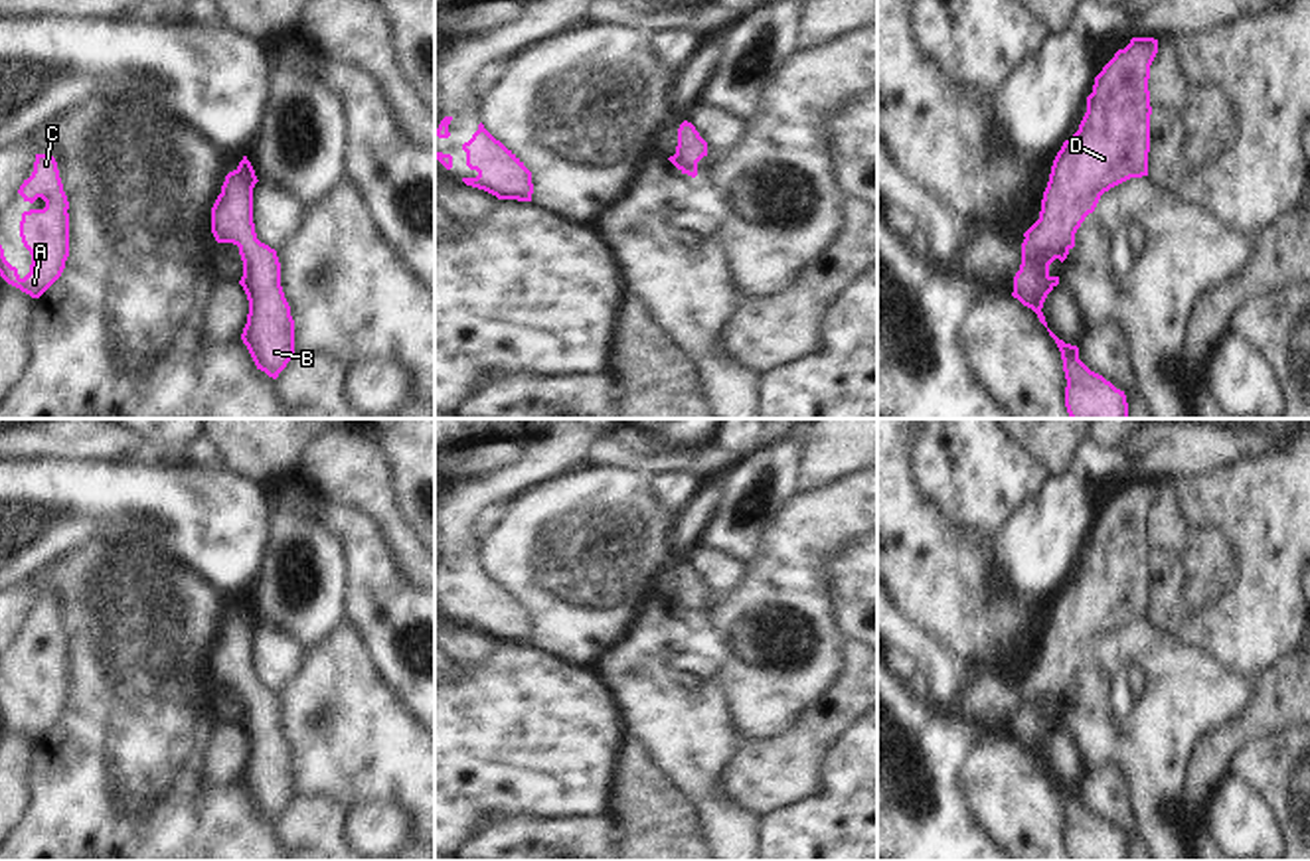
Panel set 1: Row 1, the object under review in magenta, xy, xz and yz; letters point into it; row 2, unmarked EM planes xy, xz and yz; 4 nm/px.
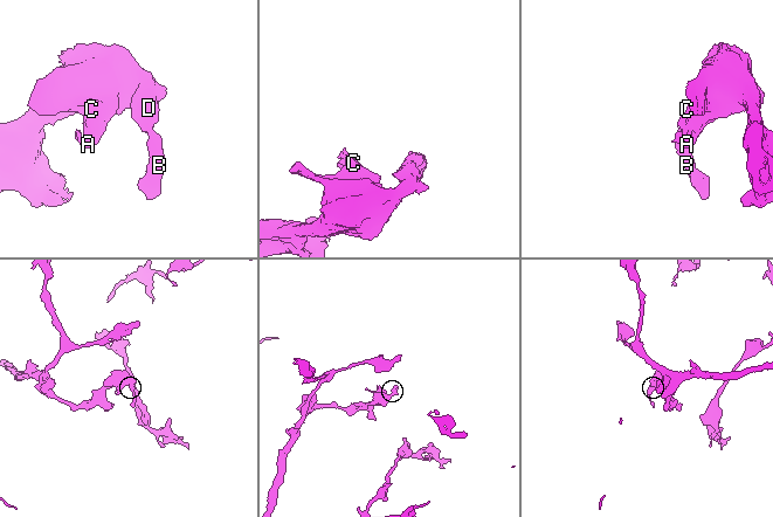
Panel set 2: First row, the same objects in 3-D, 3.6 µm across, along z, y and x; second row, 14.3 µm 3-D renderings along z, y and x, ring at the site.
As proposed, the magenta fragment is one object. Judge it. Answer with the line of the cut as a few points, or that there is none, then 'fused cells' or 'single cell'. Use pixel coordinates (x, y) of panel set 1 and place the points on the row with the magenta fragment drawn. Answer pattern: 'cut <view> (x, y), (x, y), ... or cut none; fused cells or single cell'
cut none; single cell

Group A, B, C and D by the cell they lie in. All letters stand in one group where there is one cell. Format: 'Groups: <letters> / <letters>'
Groups: A B C D.

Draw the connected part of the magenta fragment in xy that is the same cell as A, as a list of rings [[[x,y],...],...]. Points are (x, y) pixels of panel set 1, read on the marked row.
[[[36,154],[34,172],[18,194],[30,203],[41,197],[45,207],[24,211],[20,221],[22,243],[32,255],[30,273],[22,278],[0,245],[0,276],[40,298],[61,276],[69,257],[69,201],[51,154]]]

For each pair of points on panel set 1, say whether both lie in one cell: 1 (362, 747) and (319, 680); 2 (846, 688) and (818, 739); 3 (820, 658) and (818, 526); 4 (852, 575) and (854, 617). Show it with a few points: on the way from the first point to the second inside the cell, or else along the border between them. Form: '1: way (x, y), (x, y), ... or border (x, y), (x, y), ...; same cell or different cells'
1: way (348, 731), (340, 719), (334, 696); same cell
2: way (846, 700), (822, 727); same cell
3: way (817, 625), (813, 615), (813, 559); same cell
4: way (854, 585), (854, 607); same cell

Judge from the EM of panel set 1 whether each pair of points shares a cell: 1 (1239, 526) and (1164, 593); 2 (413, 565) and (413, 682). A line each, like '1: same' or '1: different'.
1: same
2: different

